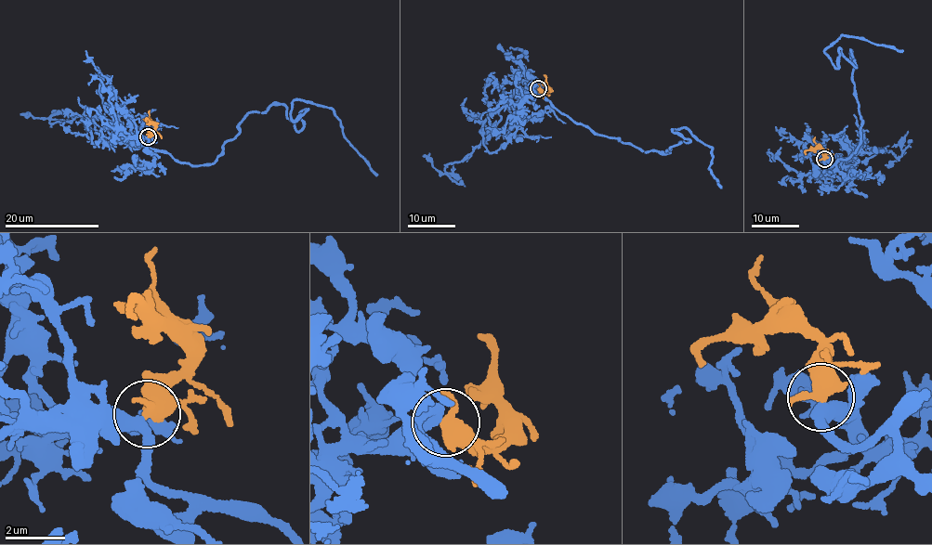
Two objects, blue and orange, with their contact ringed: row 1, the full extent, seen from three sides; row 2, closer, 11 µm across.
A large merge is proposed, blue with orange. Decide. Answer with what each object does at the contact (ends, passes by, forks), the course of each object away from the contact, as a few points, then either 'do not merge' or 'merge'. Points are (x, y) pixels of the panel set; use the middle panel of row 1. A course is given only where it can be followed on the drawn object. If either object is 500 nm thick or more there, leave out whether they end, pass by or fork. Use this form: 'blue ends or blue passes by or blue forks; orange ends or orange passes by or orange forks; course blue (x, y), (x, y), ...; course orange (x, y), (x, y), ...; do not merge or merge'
blue passes by; orange passes by; course blue (537, 88), (596, 135), (644, 151), (670, 152), (689, 141), (672, 130), (686, 128), (710, 148), (722, 188); course orange (538, 88), (548, 90), (546, 77), (543, 74); merge

